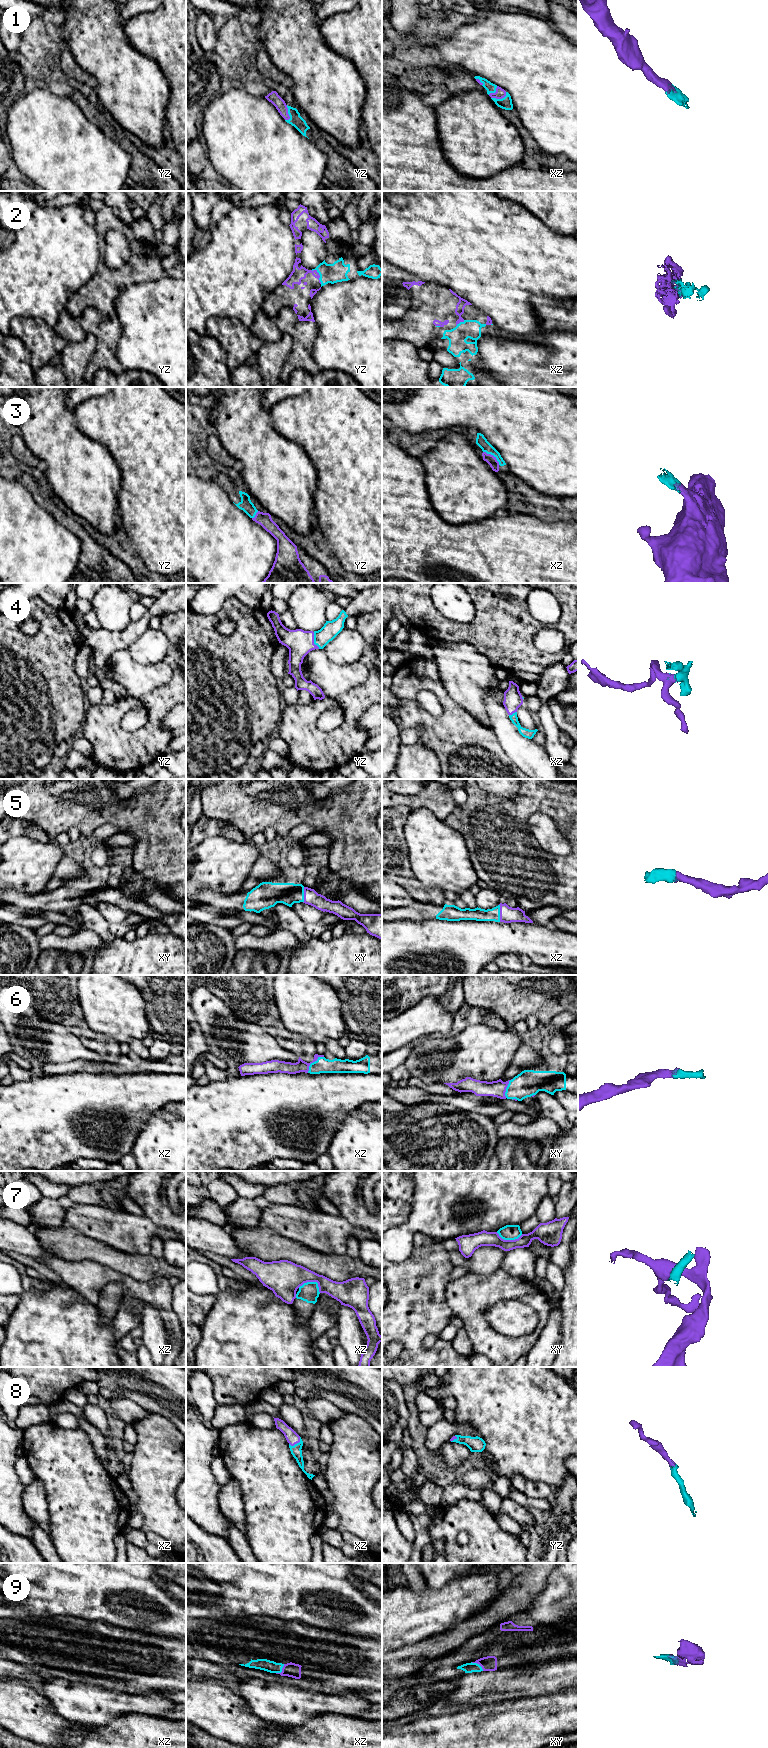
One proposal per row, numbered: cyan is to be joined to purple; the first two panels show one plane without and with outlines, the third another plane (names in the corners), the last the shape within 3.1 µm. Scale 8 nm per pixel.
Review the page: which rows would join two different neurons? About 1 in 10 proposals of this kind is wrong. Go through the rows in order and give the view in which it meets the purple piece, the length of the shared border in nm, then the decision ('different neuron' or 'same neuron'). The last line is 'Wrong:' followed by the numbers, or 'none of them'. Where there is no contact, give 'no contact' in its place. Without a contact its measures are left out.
1: contact in yz; length 130 nm; same neuron
2: contact in yz; length 140 nm; same neuron
3: contact in xz; length 170 nm; same neuron
4: contact in yz; length 140 nm; same neuron
5: contact in xz; length 140 nm; same neuron
6: contact in xz; length 190 nm; same neuron
7: contact in xz; length 190 nm; different neuron
8: contact in xz; length 110 nm; same neuron
9: contact in xy; length 120 nm; same neuron
Wrong: 7

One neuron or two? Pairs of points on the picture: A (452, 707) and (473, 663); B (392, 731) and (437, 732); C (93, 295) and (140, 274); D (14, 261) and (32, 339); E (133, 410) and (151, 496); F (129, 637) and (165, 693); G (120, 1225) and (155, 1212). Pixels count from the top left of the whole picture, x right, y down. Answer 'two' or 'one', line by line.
A: two
B: two
C: one
D: two
E: one
F: two
G: two

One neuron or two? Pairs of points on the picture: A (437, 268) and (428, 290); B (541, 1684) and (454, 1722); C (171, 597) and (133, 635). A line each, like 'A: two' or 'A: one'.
A: two
B: two
C: one

